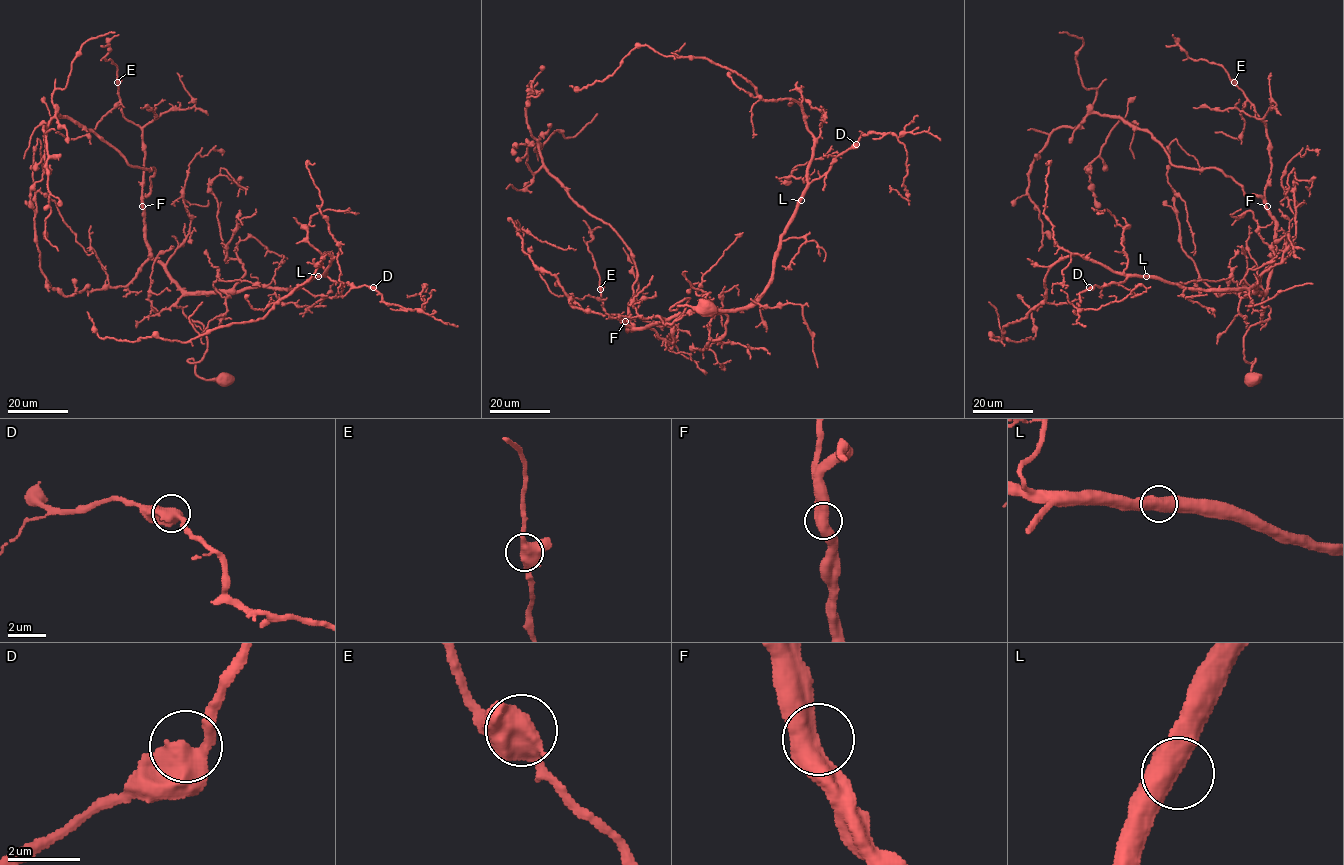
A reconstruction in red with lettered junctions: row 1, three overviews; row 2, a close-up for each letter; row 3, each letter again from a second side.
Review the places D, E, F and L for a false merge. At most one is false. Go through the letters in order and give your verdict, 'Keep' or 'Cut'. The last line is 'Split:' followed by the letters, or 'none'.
D: Keep
E: Keep
F: Keep
L: Keep
Split: none

